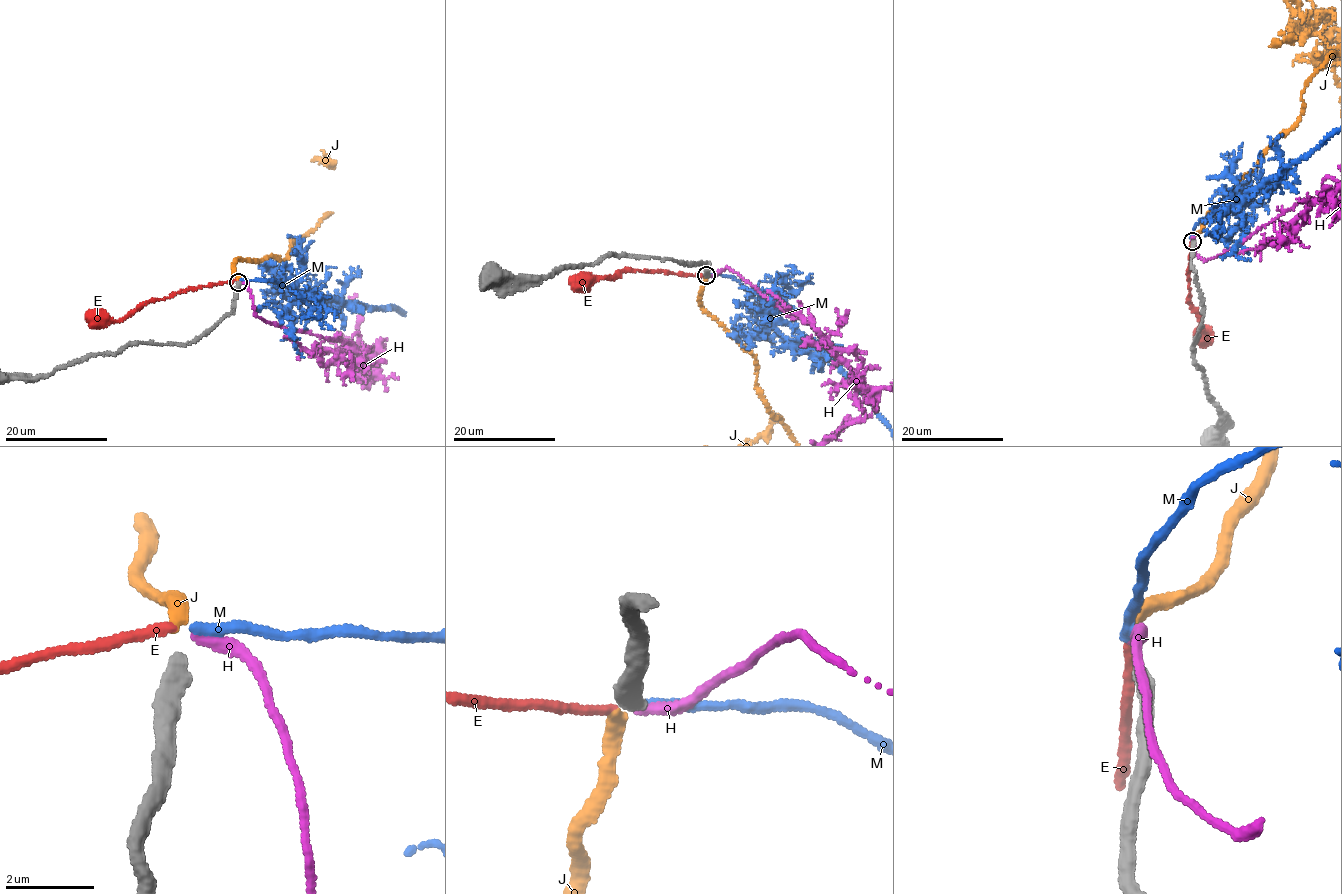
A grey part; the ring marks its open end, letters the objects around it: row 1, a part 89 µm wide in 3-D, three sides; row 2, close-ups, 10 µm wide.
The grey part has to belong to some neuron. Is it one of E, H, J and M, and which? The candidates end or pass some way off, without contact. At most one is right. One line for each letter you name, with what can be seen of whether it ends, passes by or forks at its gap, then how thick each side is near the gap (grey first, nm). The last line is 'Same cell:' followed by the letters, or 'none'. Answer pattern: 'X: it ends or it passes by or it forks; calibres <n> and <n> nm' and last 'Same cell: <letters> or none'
J: it ends; calibres 340 and 300 nm
Same cell: J

